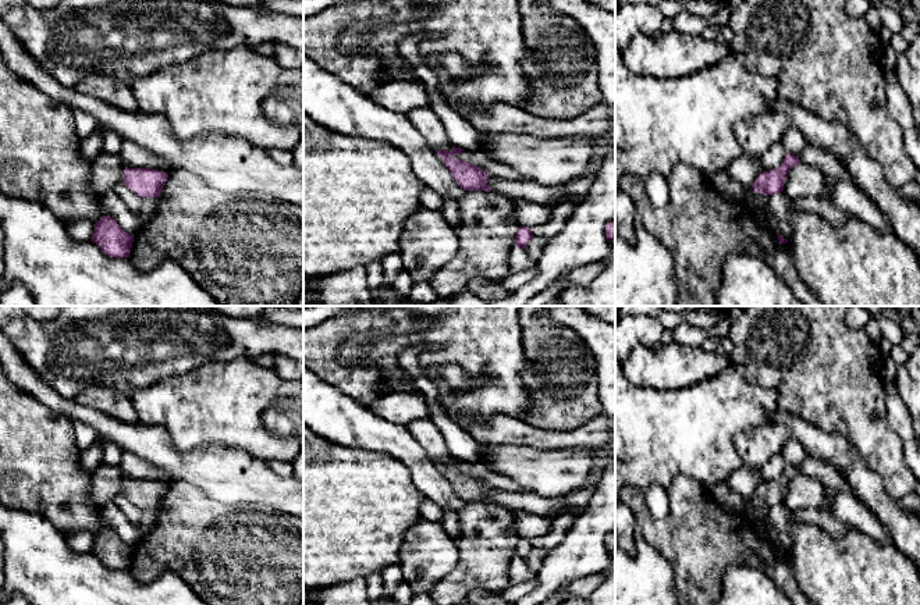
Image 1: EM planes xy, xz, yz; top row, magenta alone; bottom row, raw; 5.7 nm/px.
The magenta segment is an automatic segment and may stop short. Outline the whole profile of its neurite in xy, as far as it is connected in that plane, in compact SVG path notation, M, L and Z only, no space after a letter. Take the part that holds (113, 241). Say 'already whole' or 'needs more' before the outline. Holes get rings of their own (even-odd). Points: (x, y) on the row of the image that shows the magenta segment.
already whole; M103 216L96 224L92 235L95 242L104 255L110 257L129 257L134 234L125 232L110 216Z

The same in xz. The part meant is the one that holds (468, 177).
already whole; M452 146L452 150L436 150L437 154L444 160L445 167L450 170L454 181L463 191L486 191L490 192L491 188L487 185L486 179L489 174L468 161L457 160L455 156L462 153L463 149Z

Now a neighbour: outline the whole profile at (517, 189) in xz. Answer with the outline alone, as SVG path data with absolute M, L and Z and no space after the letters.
M489 175L486 179L491 191L495 191L509 199L528 200L530 203L541 203L557 206L565 200L575 199L566 193L564 186L547 188L530 179L505 179Z

